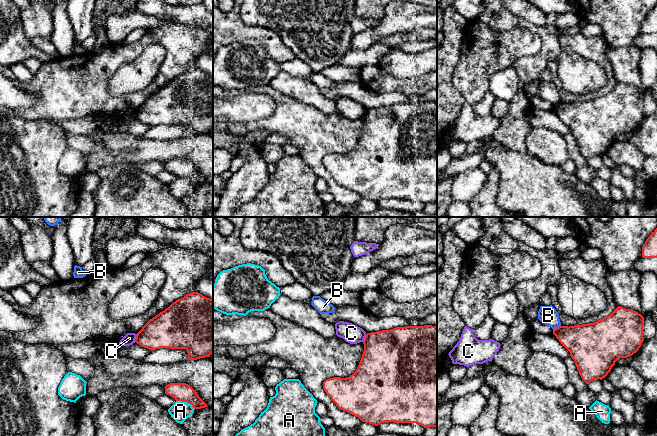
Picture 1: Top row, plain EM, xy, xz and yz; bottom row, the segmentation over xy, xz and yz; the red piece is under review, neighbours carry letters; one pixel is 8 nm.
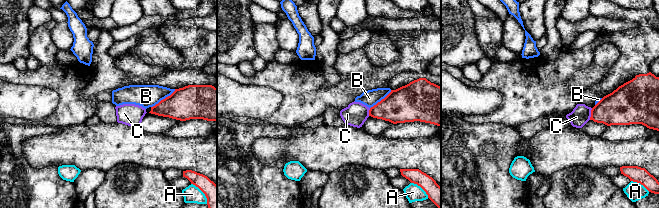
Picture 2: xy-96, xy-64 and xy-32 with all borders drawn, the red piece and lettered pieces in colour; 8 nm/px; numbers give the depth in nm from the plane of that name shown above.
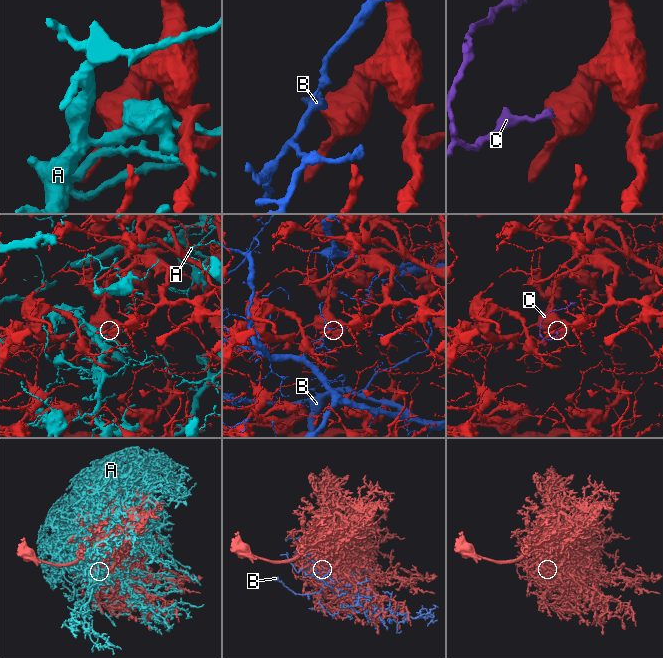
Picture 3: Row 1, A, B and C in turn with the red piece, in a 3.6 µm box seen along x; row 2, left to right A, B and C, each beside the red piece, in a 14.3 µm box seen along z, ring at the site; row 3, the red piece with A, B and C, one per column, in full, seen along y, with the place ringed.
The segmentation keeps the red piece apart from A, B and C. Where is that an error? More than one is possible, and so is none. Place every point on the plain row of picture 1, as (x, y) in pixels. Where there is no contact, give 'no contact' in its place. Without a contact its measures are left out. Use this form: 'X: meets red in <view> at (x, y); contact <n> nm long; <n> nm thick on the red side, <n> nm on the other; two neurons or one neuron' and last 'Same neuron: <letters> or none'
A: meets red in xy at (186, 177); contact 170 nm long; 150 nm thick on the red side, 160 nm on the other; two neurons
B: meets red in yz at (556, 104); contact 80 nm long; 280 nm thick on the red side, 150 nm on the other; two neurons
C: meets red in xy at (136, 114); contact 70 nm long; 280 nm thick on the red side, 90 nm on the other; two neurons
Same neuron: none

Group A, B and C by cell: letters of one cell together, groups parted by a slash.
A / B / C

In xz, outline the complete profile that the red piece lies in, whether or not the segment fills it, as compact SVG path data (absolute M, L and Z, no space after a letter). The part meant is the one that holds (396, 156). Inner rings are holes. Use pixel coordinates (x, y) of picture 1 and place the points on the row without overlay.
M405 102L396 103L390 106L382 106L367 109L363 117L364 127L356 147L346 154L333 153L323 158L323 165L336 182L350 190L358 193L362 198L375 202L384 198L394 199L417 199L424 204L437 203L437 102Z

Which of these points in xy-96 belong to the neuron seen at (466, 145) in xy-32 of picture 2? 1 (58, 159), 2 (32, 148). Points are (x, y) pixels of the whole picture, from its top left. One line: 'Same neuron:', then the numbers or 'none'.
Same neuron: none

